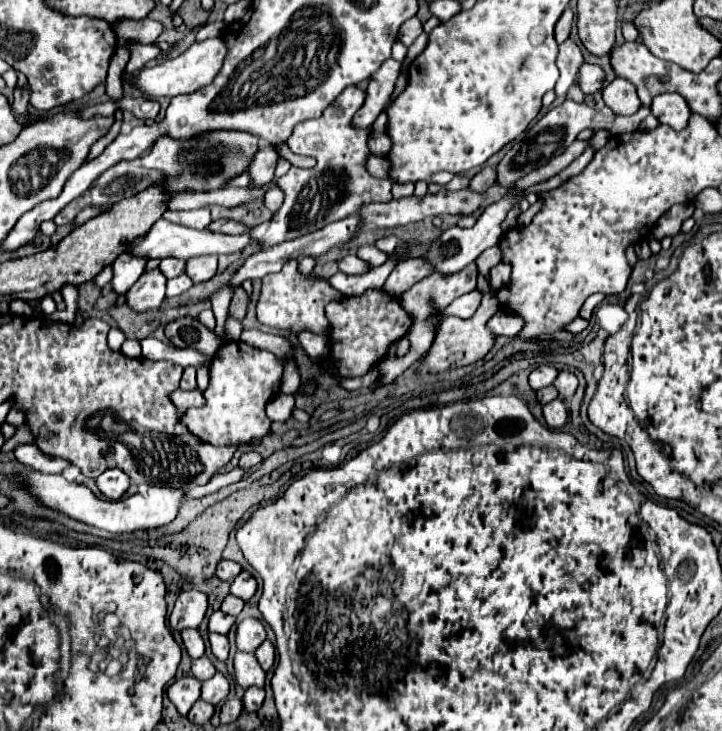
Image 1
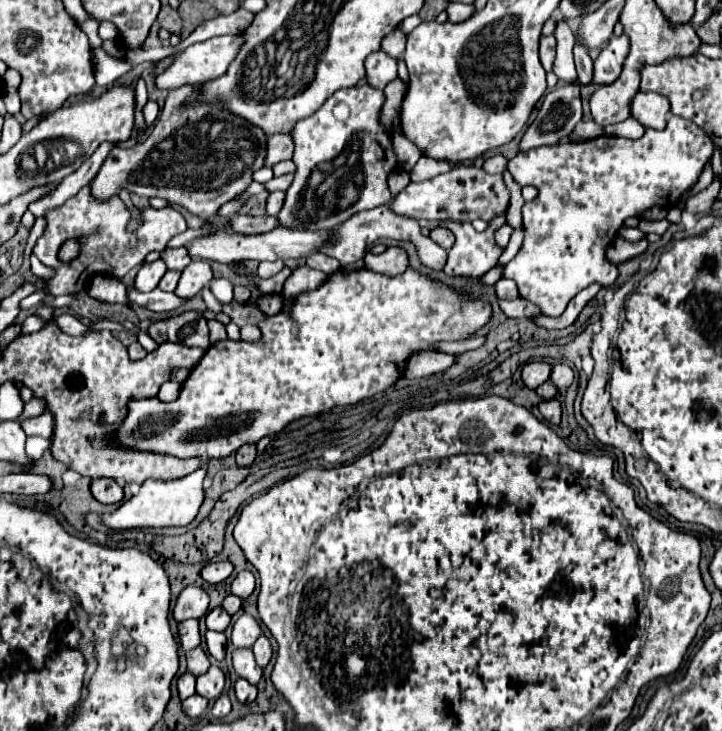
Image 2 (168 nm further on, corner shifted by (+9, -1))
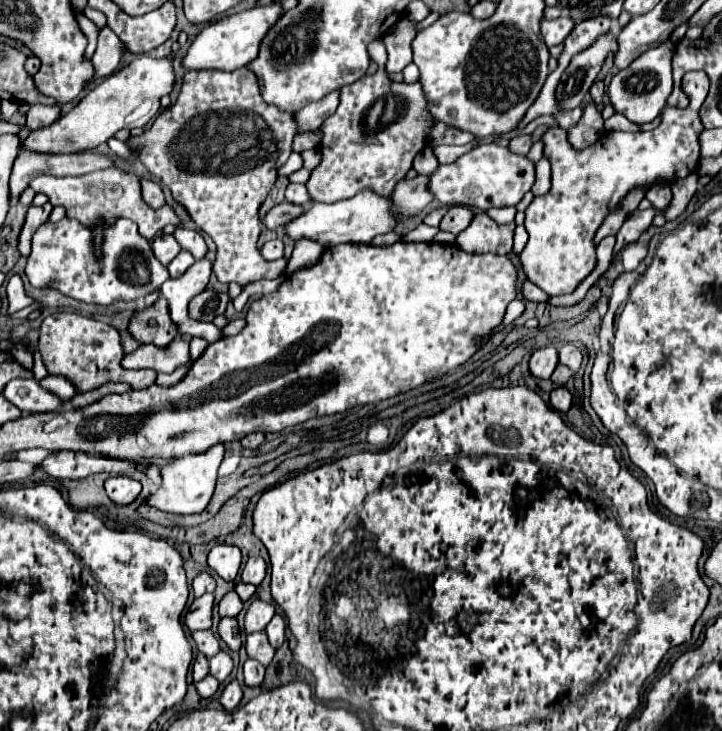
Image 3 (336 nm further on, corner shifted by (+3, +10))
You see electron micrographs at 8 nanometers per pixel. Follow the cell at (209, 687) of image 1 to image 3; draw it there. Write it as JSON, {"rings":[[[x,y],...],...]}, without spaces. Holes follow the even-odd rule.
{"rings":[[[219,652],[219,654],[215,654],[211,660],[209,660],[209,664],[211,664],[211,676],[215,676],[219,682],[223,682],[229,674],[231,674],[231,670],[233,670],[233,660],[231,660],[231,656],[227,654],[227,652]]]}

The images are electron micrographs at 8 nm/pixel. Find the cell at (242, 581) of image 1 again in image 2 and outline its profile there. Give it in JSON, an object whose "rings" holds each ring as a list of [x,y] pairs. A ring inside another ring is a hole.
{"rings":[[[251,571],[237,573],[237,577],[231,583],[231,593],[241,599],[247,599],[253,593],[253,589],[255,589],[255,577]]]}

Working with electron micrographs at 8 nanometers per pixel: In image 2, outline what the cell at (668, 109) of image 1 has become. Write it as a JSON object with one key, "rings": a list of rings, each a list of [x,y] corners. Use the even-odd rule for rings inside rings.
{"rings":[[[637,93],[631,103],[631,115],[651,129],[665,129],[671,115],[669,99],[657,93]]]}

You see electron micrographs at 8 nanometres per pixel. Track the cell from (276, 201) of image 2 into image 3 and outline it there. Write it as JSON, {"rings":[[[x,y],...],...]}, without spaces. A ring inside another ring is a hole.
{"rings":[[[289,184],[285,196],[287,196],[289,202],[295,202],[295,204],[311,202],[311,196],[307,194],[307,186],[305,184]]]}

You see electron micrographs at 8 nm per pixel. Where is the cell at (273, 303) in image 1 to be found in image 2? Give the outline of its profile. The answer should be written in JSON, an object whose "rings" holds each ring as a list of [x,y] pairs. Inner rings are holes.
{"rings":[[[261,261],[257,273],[259,273],[259,277],[269,279],[269,277],[277,275],[281,269],[283,269],[283,261]]]}

